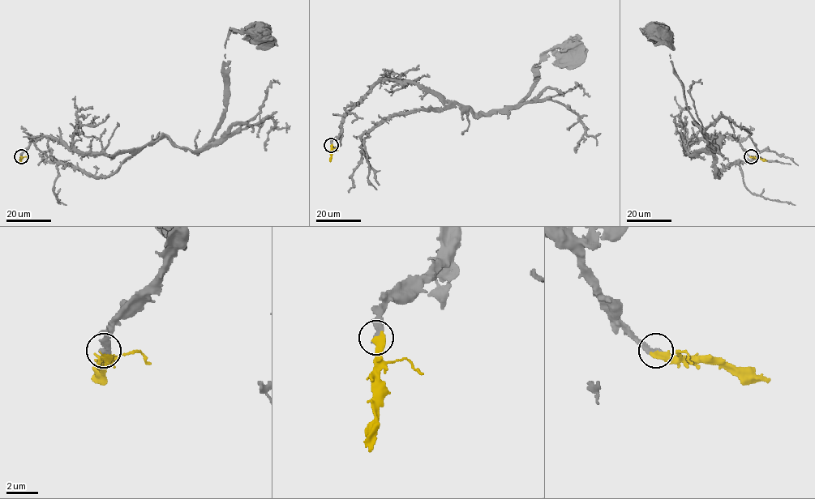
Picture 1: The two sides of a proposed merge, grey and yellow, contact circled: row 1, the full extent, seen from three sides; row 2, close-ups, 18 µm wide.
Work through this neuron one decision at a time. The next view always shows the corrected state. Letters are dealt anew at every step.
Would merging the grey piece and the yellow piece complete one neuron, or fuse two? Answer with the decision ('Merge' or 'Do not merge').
Merge

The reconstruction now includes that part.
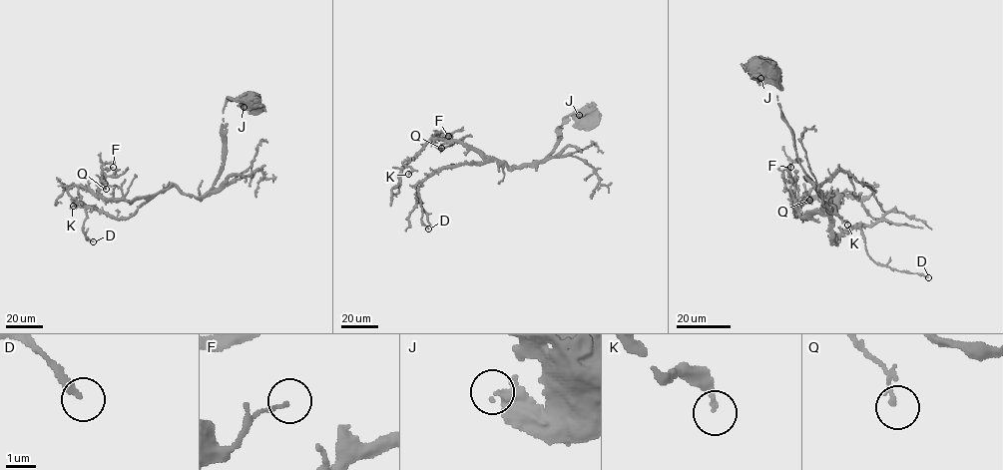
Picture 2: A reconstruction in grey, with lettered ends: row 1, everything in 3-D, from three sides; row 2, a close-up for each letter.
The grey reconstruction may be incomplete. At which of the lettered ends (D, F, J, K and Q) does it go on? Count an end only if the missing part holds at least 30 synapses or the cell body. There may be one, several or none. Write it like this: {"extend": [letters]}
{"extend": []}

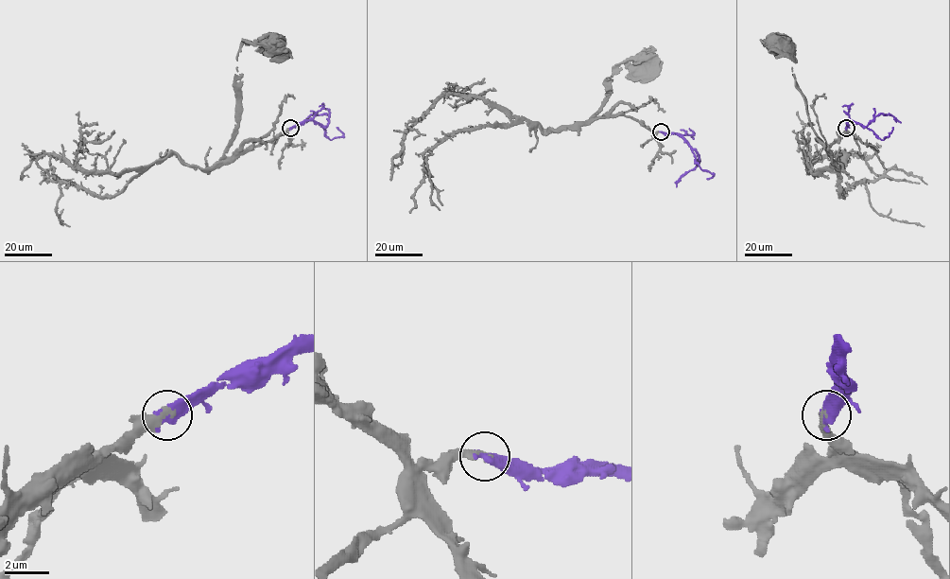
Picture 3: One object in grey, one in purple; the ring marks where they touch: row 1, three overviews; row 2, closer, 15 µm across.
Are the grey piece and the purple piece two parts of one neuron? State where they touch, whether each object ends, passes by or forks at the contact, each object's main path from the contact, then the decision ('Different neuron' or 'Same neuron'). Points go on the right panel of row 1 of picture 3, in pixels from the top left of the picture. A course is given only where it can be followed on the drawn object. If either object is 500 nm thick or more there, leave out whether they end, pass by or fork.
Place: (846, 128). Course of grey: (846, 128), (829, 148), (831, 157), (811, 125), (806, 99), (792, 74), (792, 46), (785, 40), (776, 43). Course of purple: (846, 128), (849, 120), (867, 126), (881, 114), (891, 114), (901, 122). Same neuron

